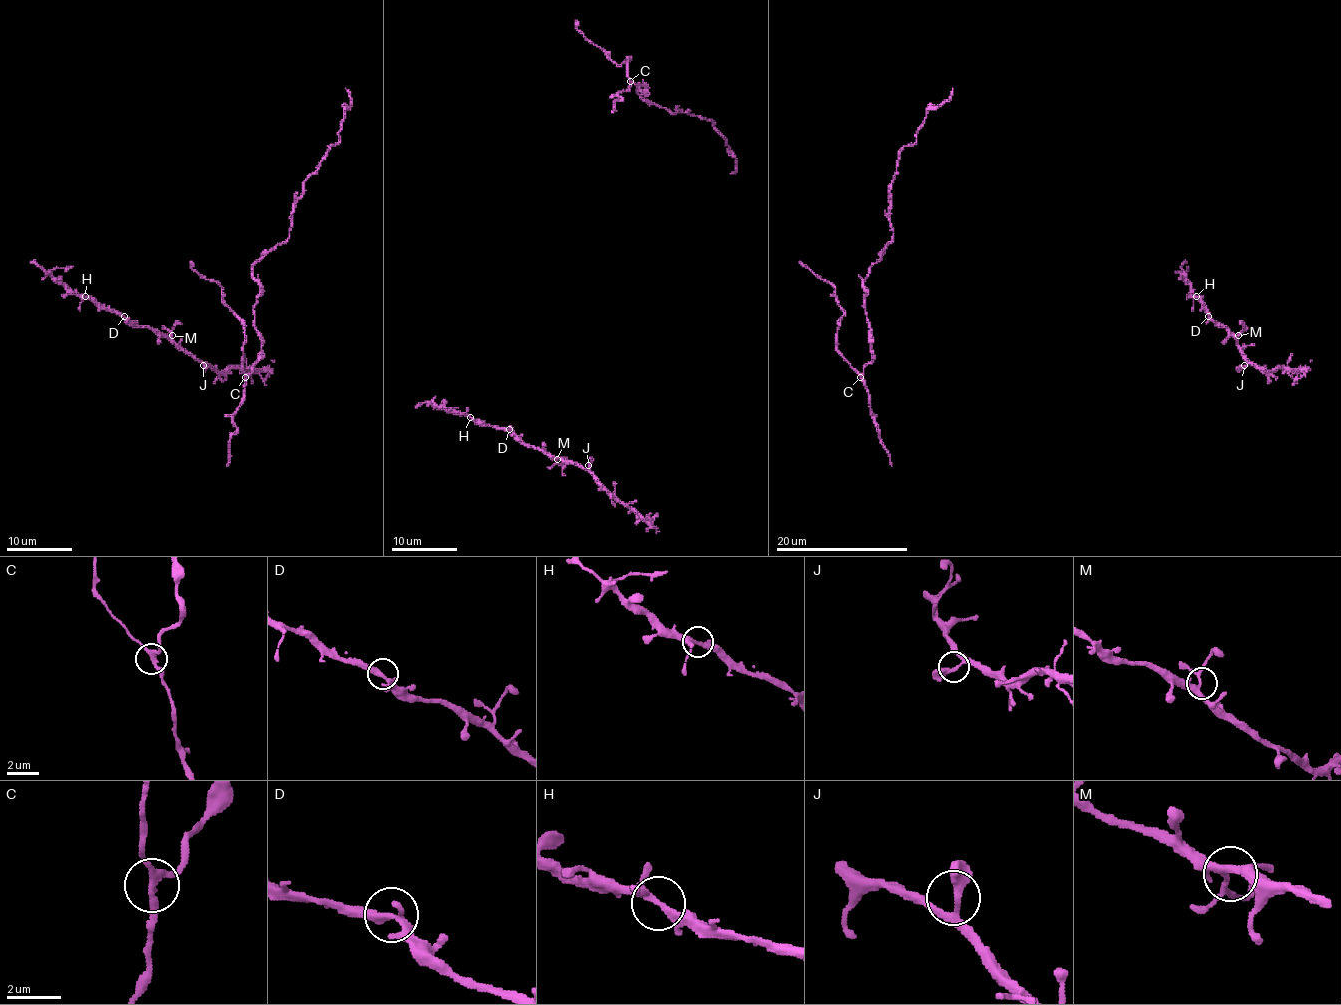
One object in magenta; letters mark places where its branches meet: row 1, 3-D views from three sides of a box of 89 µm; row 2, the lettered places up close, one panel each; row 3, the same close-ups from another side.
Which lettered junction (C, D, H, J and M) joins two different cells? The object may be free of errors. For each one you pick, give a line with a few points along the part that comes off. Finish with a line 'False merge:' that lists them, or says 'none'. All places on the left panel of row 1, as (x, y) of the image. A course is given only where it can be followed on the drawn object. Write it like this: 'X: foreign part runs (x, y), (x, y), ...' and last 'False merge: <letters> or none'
False merge: none

